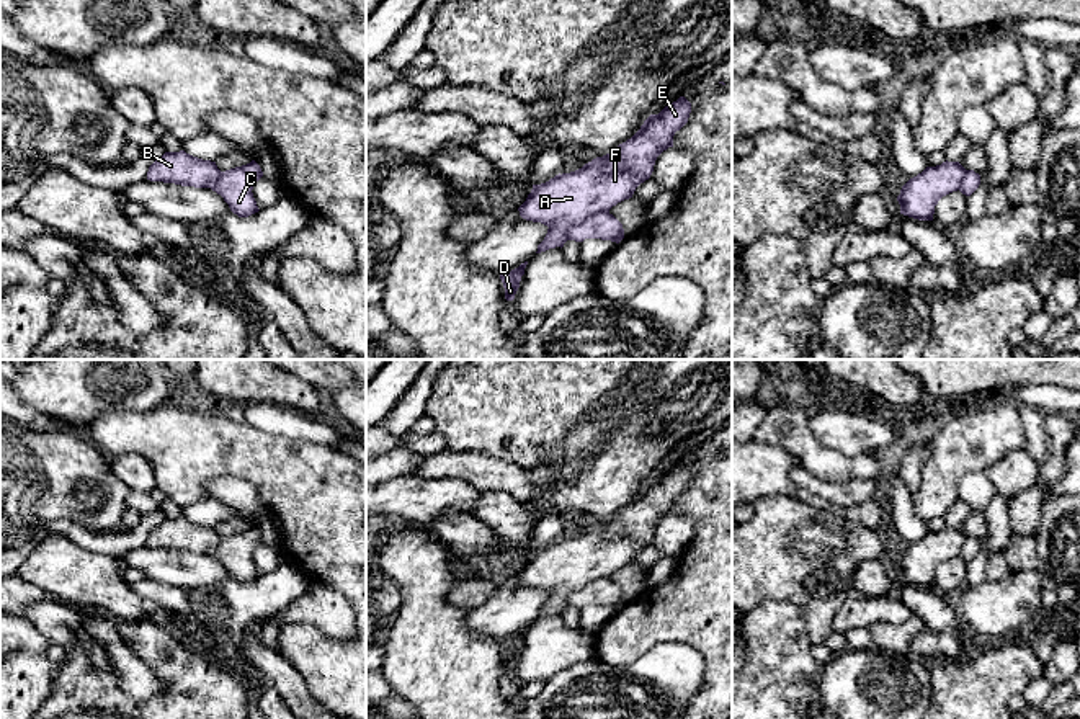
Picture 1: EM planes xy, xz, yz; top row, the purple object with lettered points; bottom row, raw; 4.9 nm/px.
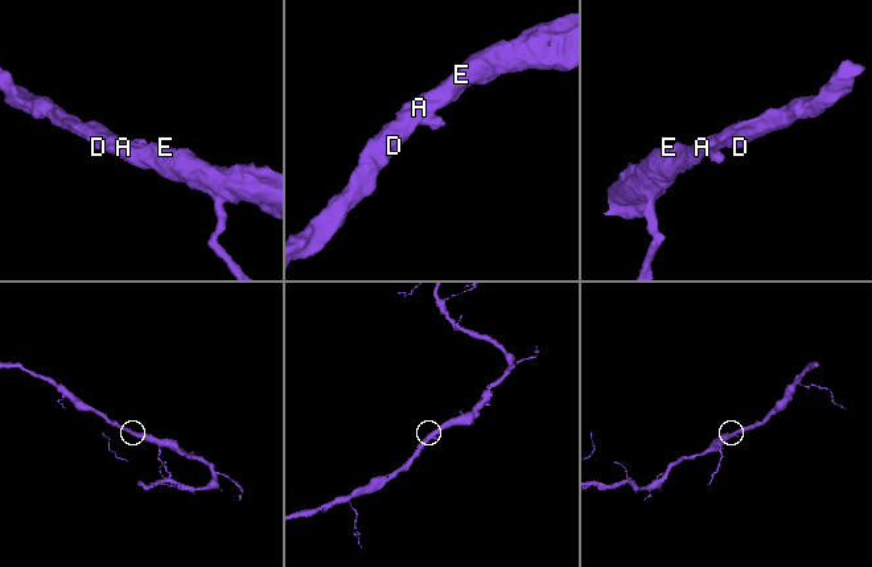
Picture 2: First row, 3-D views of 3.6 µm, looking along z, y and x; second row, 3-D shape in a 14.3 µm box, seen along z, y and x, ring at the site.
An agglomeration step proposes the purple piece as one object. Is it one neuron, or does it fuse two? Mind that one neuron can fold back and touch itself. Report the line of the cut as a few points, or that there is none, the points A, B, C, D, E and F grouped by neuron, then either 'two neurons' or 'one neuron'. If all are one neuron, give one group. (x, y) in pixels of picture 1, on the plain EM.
cut xz (608, 577), (598, 577), (577, 589), (569, 597), (567, 605); groups A B D E F / C; two neurons

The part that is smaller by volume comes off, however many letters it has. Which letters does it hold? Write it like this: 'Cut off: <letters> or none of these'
Cut off: C

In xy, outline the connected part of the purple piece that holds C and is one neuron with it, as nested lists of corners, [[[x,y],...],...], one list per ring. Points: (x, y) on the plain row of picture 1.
[[[252,526],[247,531],[221,538],[211,556],[224,564],[234,580],[248,583],[260,577],[252,556],[261,543],[260,531]]]

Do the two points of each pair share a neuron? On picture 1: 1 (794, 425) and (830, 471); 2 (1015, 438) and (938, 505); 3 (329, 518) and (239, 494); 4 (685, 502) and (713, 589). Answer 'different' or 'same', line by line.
1: same
2: same
3: different
4: same

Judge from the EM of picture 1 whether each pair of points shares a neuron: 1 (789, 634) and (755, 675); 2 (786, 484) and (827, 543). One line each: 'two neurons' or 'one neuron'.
1: one neuron
2: two neurons

